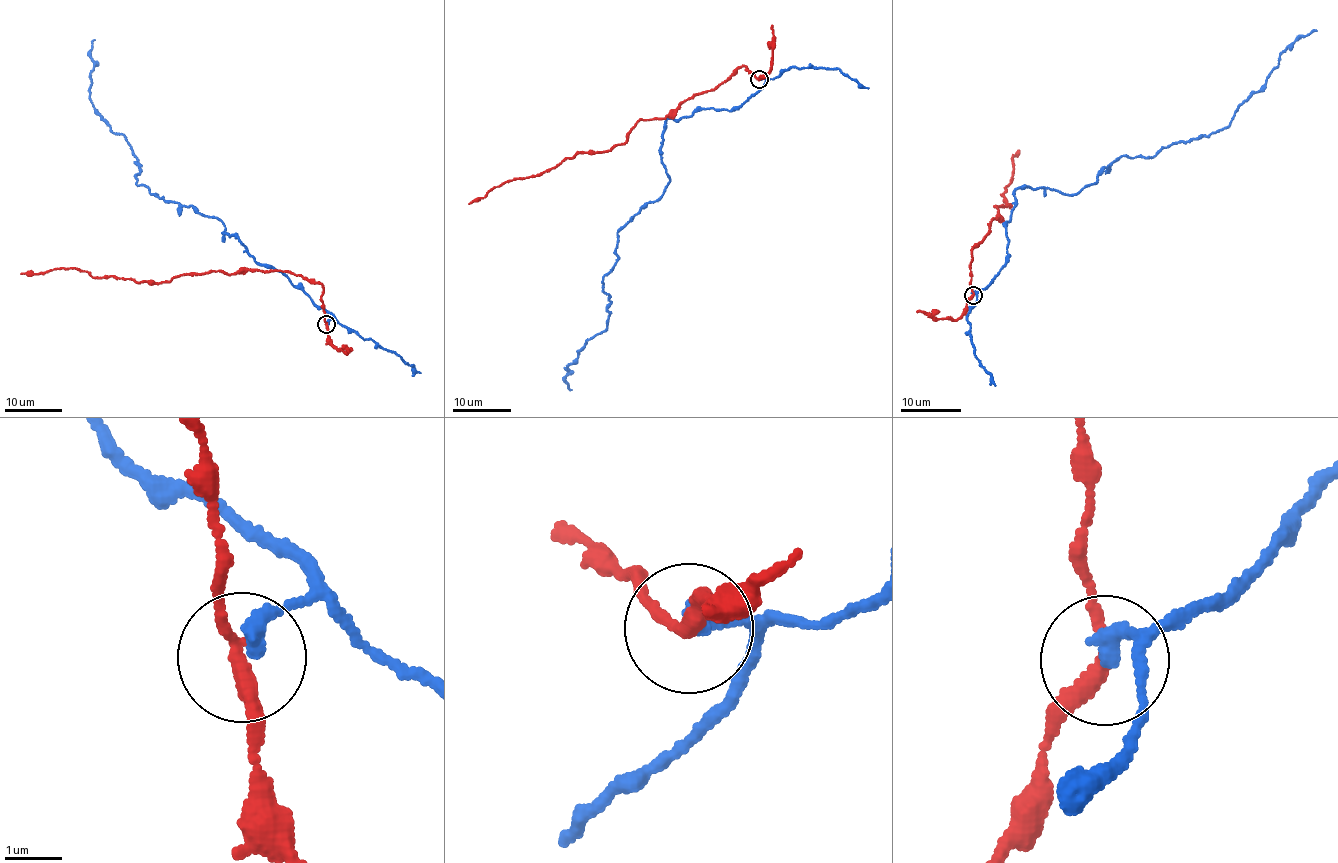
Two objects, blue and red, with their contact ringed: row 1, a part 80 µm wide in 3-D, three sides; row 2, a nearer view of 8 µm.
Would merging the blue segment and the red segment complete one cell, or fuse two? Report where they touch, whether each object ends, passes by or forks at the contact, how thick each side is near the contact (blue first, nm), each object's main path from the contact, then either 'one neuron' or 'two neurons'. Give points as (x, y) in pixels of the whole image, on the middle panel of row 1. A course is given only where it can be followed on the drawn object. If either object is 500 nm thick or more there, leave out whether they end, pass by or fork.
place (759, 79); blue ends; red passes by; calibres 320 and 240 nm; course blue (760, 79), (737, 108), (666, 119), (670, 181), (617, 231), (602, 281), (607, 329), (565, 369), (572, 389); course red (759, 79), (744, 66), (664, 118), (639, 120), (609, 150), (577, 153), (469, 203); two neurons

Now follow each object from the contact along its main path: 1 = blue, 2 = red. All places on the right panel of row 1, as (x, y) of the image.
1: (973, 295), (1006, 261), (1016, 189), (1079, 193), (1120, 156), (1153, 157), (1228, 126), (1282, 51), (1316, 31)
2: (972, 295), (971, 252), (991, 219), (1000, 218), (995, 205), (1009, 207), (1001, 195), (1018, 150)

